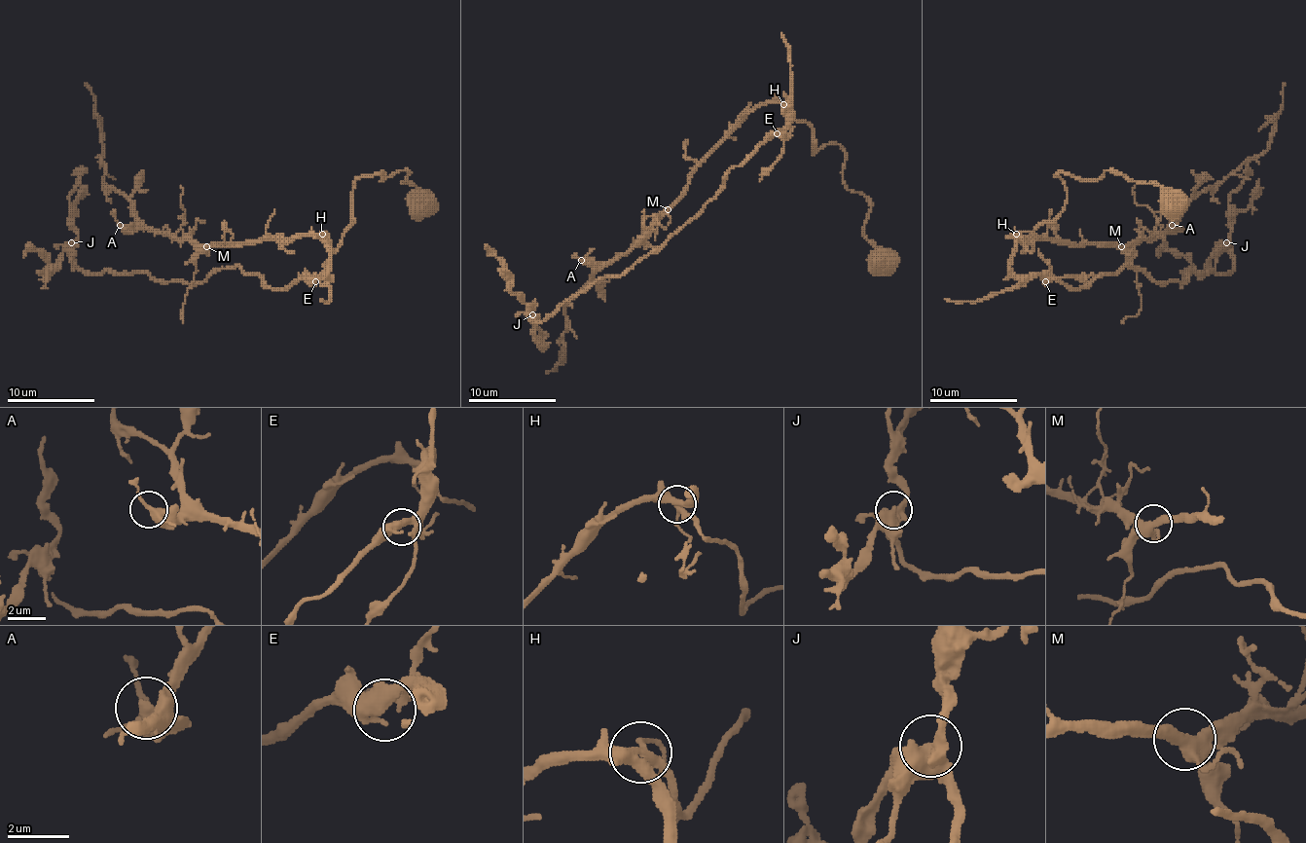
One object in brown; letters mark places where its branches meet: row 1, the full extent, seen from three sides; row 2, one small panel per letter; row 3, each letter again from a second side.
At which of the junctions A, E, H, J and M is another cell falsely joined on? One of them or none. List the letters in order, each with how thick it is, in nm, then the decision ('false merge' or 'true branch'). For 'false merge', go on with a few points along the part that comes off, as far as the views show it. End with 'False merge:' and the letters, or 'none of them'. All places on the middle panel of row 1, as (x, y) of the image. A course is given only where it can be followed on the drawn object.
A: calibre 340 nm; true branch
E: calibre 400 nm; true branch
H: calibre 360 nm; true branch
J: calibre 360 nm; true branch
M: calibre 360 nm; true branch
False merge: none of them

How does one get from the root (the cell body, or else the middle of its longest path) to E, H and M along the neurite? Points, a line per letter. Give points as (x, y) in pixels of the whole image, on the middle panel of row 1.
E: (880, 262), (864, 234), (871, 203), (847, 188), (843, 148), (815, 155), (815, 131), (790, 98), (777, 133)
H: (880, 262), (864, 234), (871, 203), (847, 188), (843, 148), (815, 155), (815, 131), (783, 105)
M: (880, 262), (843, 148), (815, 155), (815, 131), (779, 102), (760, 102), (668, 209)

